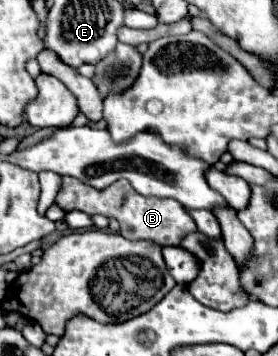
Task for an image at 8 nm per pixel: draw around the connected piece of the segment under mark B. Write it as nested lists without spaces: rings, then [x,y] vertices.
[[[61,176],[61,190],[55,198],[55,204],[63,210],[63,212],[71,212],[71,210],[81,210],[89,216],[101,214],[107,218],[115,218],[121,224],[121,234],[129,240],[149,240],[157,246],[179,246],[179,240],[191,232],[197,230],[193,218],[189,218],[189,214],[185,212],[185,208],[173,200],[173,198],[145,198],[141,194],[137,194],[129,182],[119,180],[115,184],[111,184],[107,190],[95,190],[83,182],[79,182],[77,178],[69,178],[69,176]]]

